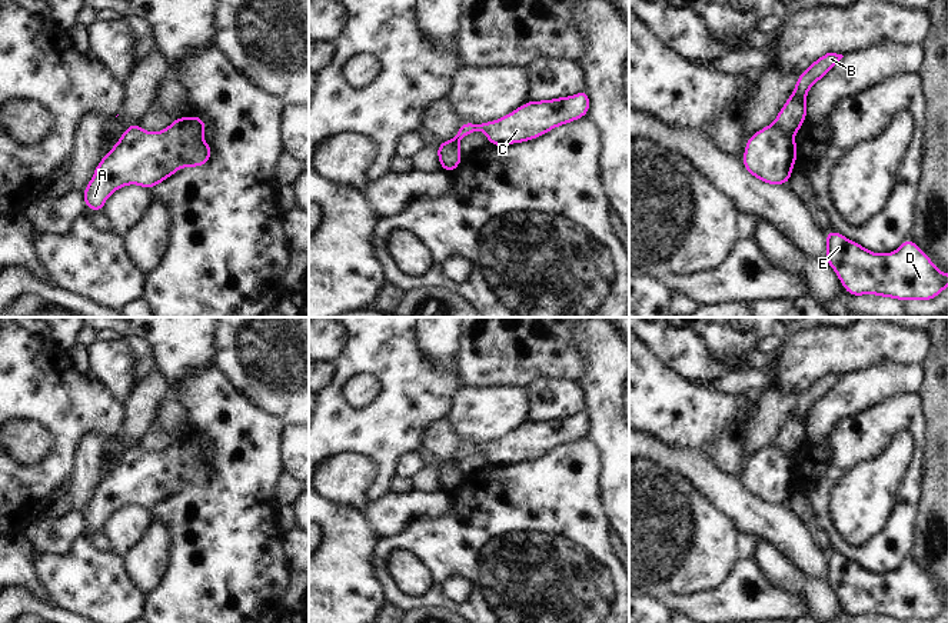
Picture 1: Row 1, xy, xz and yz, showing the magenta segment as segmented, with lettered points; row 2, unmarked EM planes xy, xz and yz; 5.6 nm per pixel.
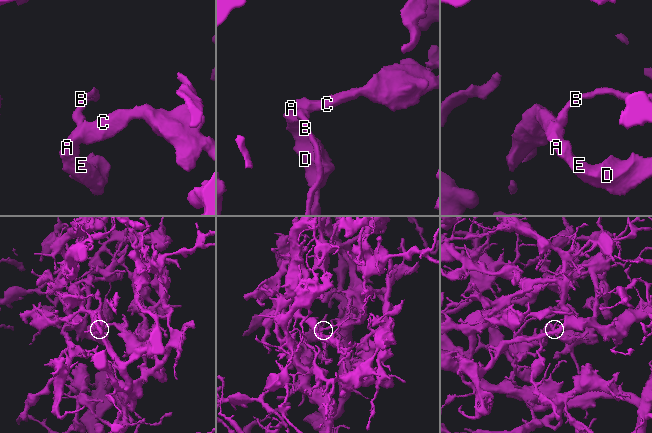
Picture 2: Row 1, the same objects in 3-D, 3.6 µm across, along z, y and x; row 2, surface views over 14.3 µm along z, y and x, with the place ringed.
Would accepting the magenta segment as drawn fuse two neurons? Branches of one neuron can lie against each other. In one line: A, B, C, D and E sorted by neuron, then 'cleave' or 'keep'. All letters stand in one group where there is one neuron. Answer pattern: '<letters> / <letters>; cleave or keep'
A C D E / B; cleave

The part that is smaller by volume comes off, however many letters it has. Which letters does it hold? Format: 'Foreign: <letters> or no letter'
Foreign: B

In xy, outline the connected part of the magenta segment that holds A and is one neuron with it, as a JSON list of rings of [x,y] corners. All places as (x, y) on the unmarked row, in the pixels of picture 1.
[[[189,436],[174,439],[159,453],[144,452],[139,444],[124,450],[82,513],[86,526],[103,532],[107,517],[126,504],[150,510],[182,487],[207,484],[213,470],[203,460],[206,447],[203,439]]]

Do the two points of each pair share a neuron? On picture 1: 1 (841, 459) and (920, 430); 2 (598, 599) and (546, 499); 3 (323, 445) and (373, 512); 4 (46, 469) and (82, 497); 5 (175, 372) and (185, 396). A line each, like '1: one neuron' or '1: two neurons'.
1: one neuron
2: one neuron
3: two neurons
4: two neurons
5: two neurons

